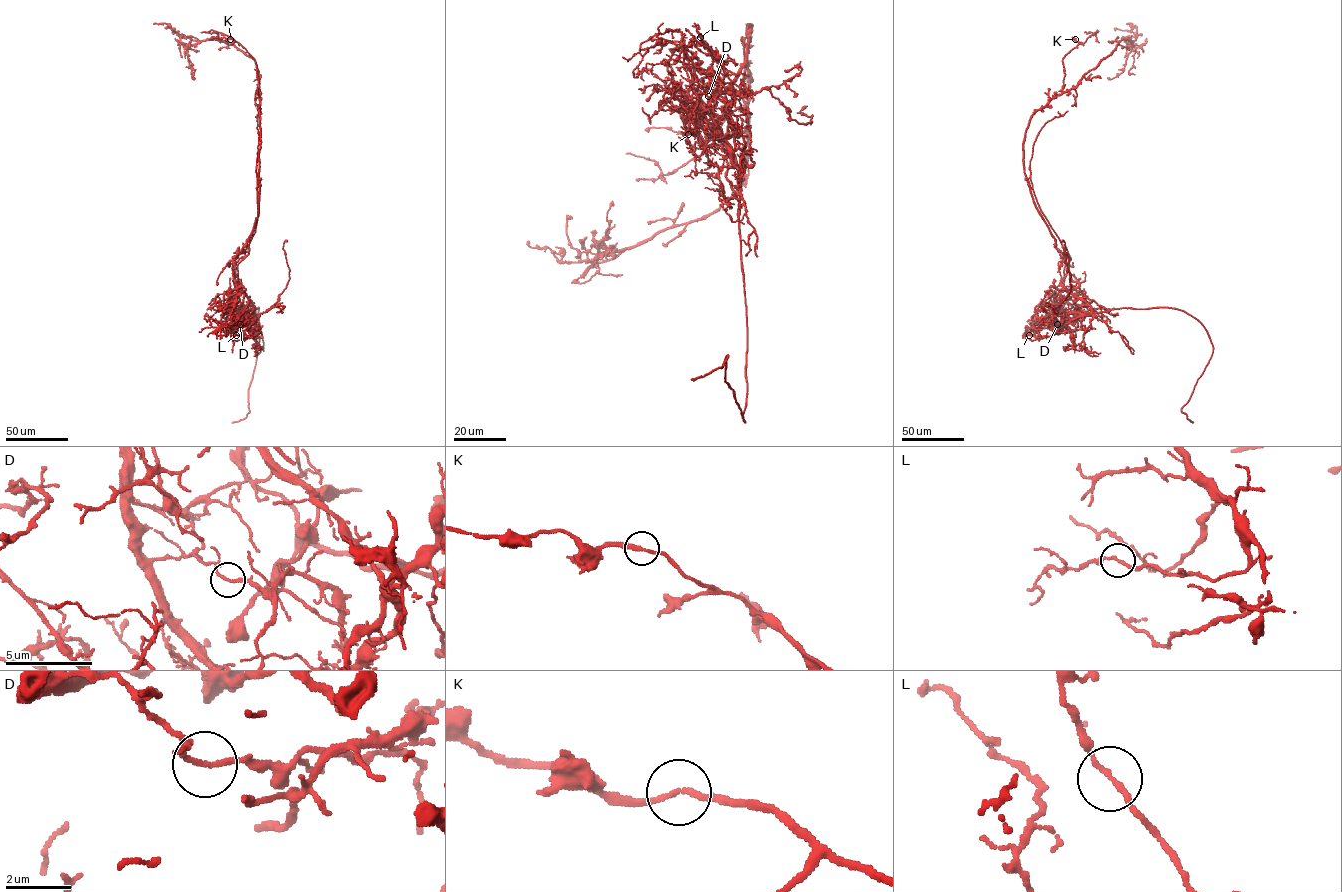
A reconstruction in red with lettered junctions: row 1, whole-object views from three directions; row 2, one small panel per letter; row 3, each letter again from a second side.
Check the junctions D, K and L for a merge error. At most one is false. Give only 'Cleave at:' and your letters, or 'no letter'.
Cleave at: D

